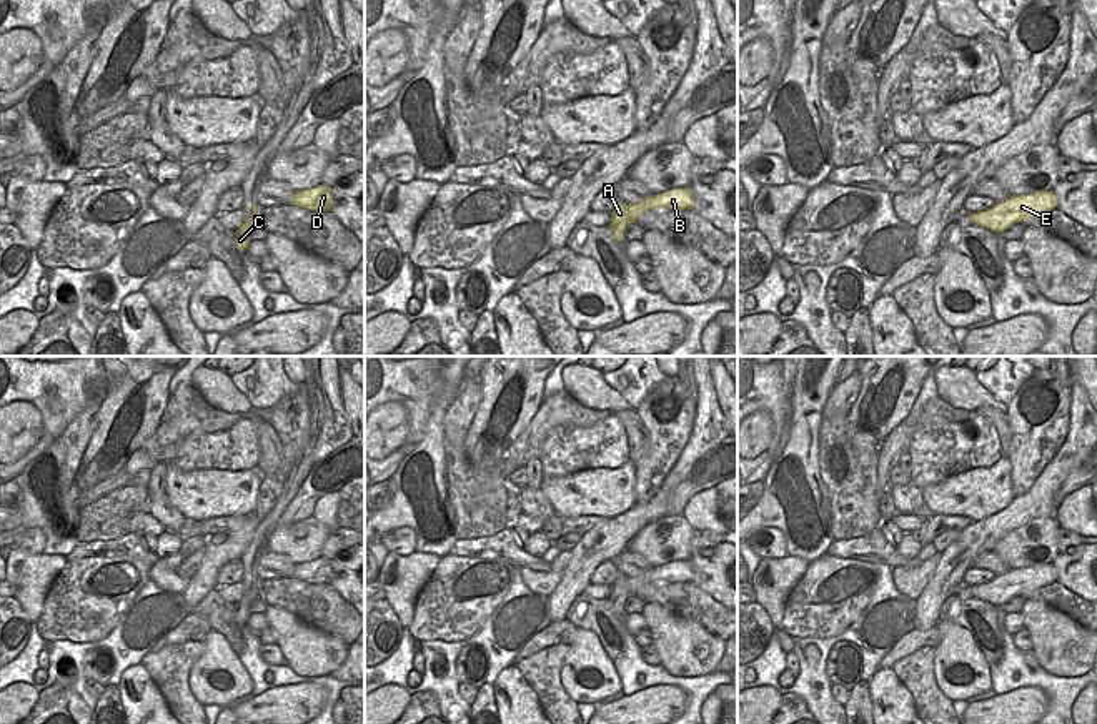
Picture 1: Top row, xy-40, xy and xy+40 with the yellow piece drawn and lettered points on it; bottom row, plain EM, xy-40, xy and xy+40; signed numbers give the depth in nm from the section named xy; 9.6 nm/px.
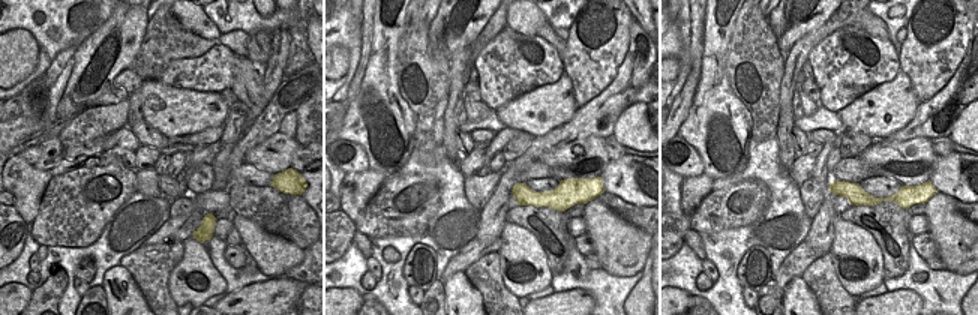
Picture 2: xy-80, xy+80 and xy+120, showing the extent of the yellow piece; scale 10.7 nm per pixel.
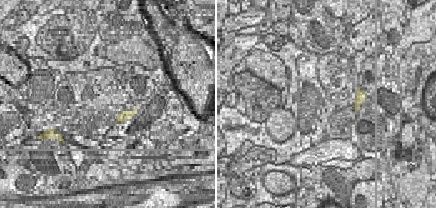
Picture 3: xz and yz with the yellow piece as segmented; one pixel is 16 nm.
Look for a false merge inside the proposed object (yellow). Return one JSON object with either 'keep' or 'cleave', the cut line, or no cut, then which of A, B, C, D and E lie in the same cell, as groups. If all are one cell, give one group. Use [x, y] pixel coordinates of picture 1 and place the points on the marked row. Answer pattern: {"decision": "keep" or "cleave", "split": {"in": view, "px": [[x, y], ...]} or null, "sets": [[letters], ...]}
{"decision": "cleave", "split": {"in": "xy", "px": [[631, 223], [621, 222], [611, 230]]}, "sets": [["A", "B", "D", "E"], ["C"]]}

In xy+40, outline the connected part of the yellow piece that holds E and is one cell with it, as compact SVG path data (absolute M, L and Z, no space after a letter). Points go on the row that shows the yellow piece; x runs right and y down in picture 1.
M1047 190L1047 191L1032 193L1032 195L1010 195L1005 201L997 201L992 208L989 208L989 210L985 210L985 211L970 213L970 211L965 211L965 210L962 208L960 213L969 213L972 225L980 226L980 228L990 228L994 221L1002 221L1002 223L1005 225L1005 228L1009 228L1009 226L1012 226L1014 223L1022 223L1022 221L1030 220L1030 218L1034 218L1034 216L1039 216L1039 215L1042 215L1042 213L1045 213L1045 211L1055 210L1057 205L1059 205L1057 196L1054 195L1052 190Z

